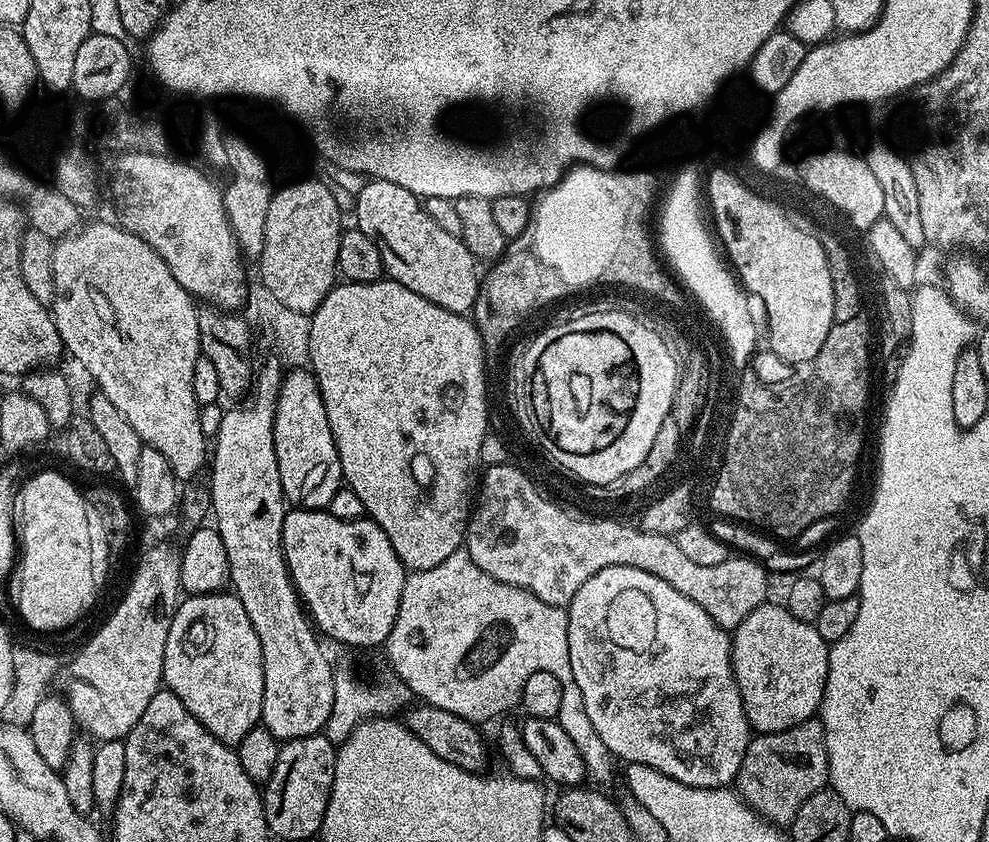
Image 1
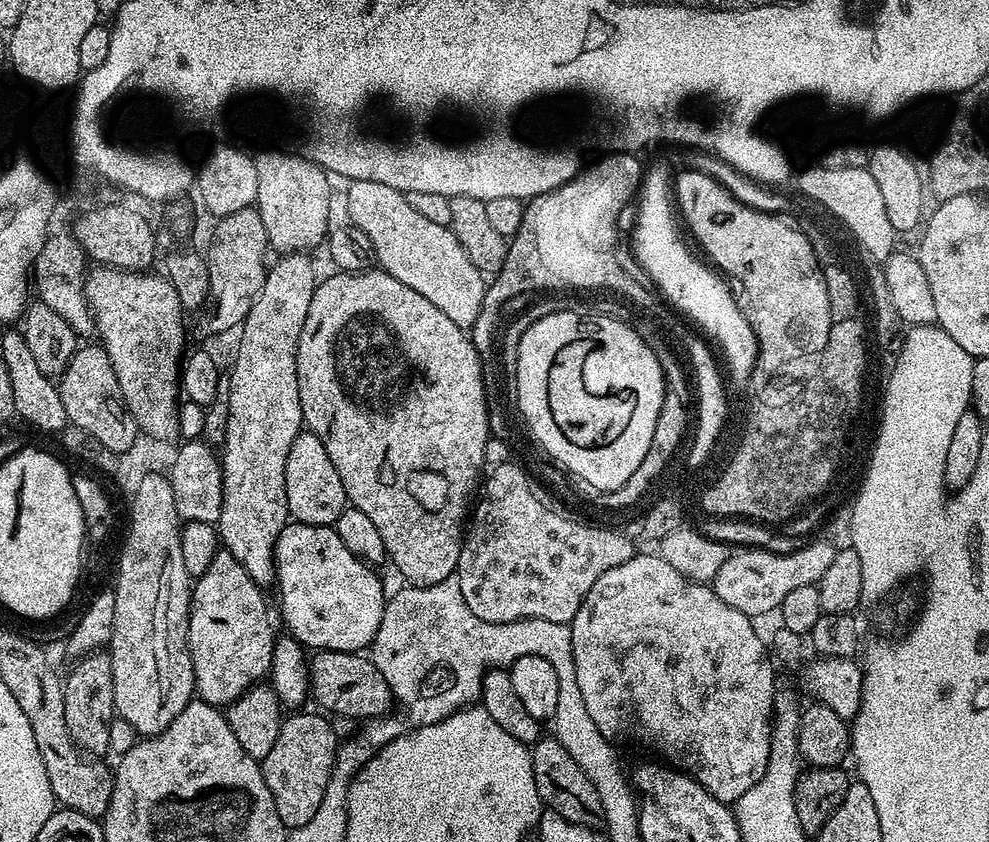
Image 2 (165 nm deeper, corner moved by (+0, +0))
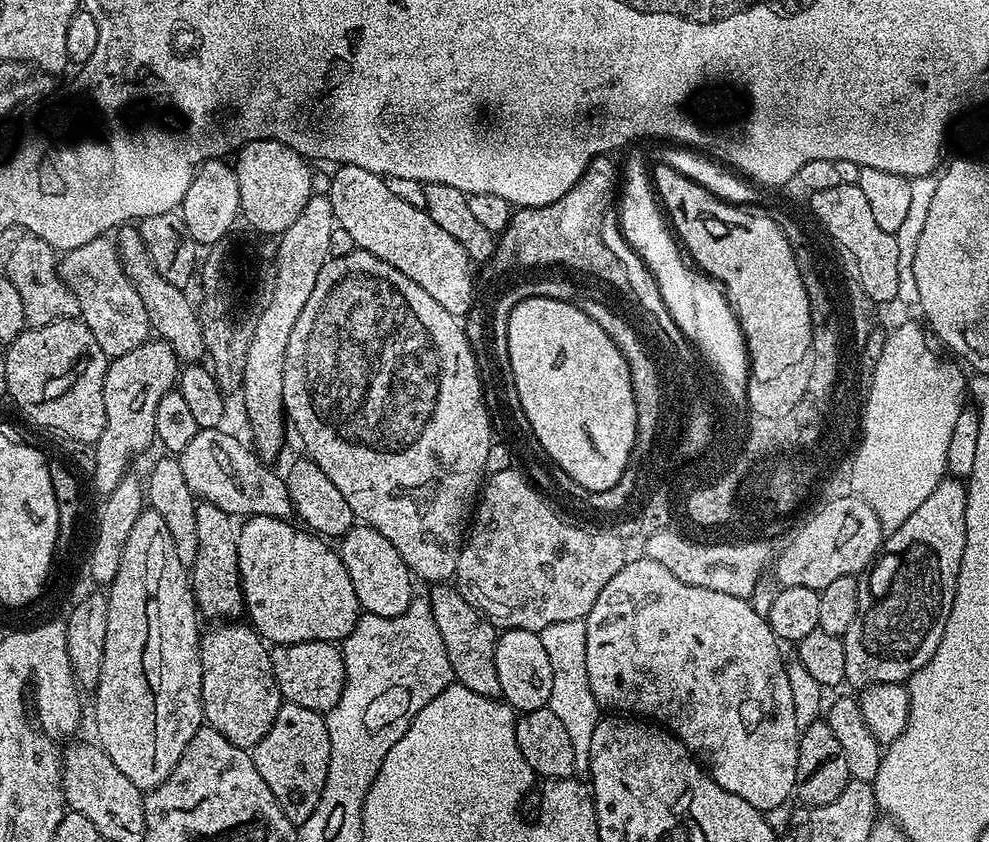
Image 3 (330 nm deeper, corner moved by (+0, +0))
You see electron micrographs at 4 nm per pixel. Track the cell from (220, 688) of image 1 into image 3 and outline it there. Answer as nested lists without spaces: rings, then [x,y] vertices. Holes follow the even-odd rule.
[[[205,504],[196,505],[198,518],[198,558],[194,558],[190,569],[190,587],[196,597],[196,606],[204,612],[212,622],[232,622],[236,616],[245,611],[244,591],[240,581],[238,568],[238,535],[237,521],[226,510],[218,510],[218,506]]]

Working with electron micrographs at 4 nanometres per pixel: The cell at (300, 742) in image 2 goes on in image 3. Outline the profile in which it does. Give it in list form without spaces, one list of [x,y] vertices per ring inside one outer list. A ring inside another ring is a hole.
[[[281,703],[274,726],[266,730],[266,738],[258,742],[250,755],[262,782],[270,786],[270,794],[278,802],[282,814],[297,826],[306,822],[322,798],[326,786],[326,774],[330,766],[330,734],[328,721],[321,713],[306,710],[306,706]]]

